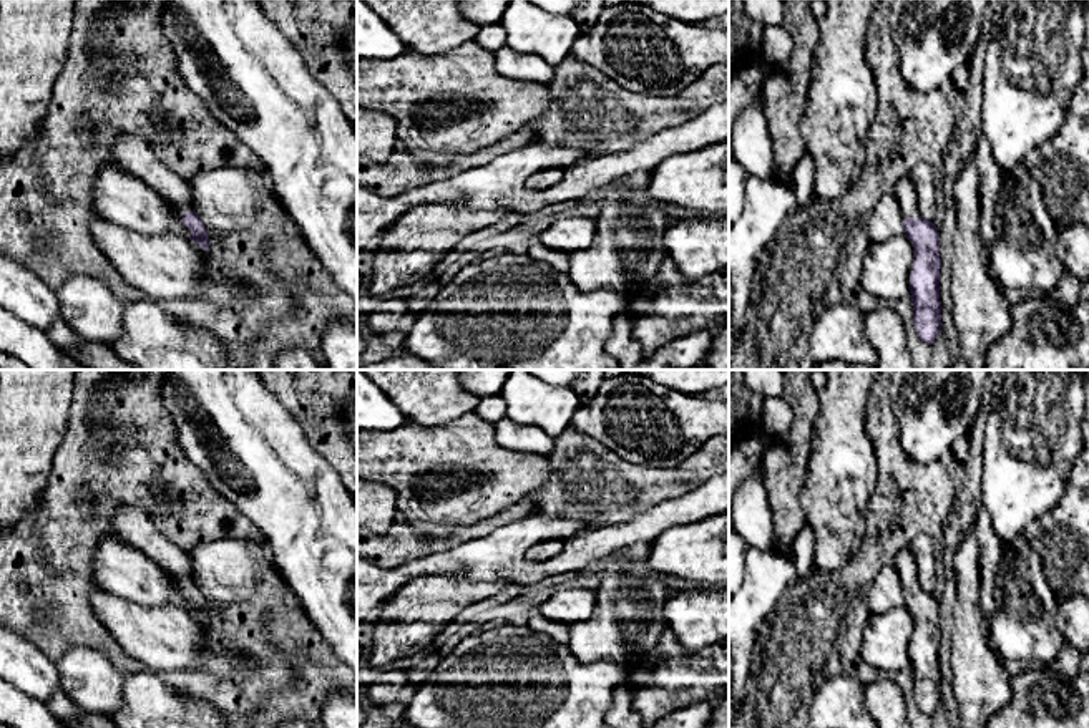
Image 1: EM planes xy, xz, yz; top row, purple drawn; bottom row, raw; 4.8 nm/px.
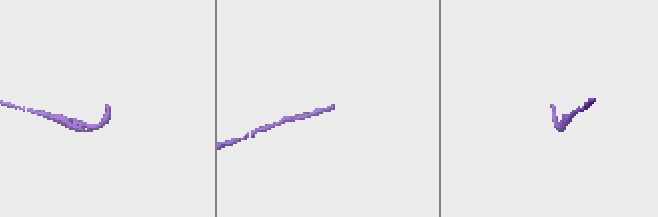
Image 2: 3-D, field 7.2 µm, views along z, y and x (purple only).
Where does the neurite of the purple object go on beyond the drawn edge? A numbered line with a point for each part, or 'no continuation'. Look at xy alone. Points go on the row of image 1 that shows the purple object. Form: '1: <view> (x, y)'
1: xy (131, 155)

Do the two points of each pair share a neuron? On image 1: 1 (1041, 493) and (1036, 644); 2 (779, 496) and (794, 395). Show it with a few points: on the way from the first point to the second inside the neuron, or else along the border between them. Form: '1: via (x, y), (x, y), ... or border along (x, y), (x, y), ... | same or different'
1: border along (1064, 483), (1061, 498), (1011, 539) | different
2: via (786, 471), (789, 453), (800, 431), (800, 420) | same

